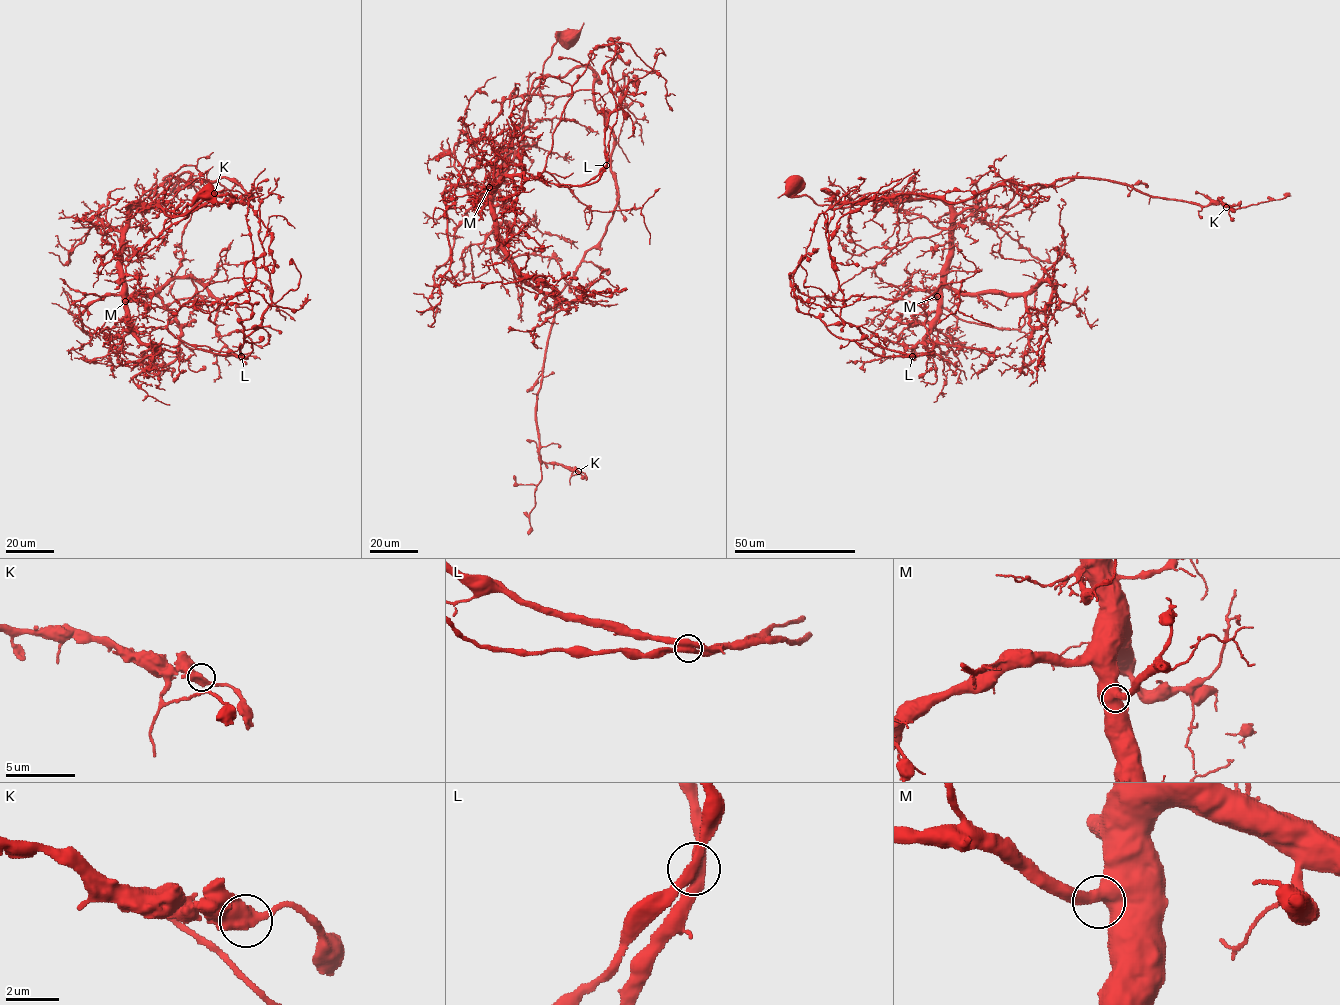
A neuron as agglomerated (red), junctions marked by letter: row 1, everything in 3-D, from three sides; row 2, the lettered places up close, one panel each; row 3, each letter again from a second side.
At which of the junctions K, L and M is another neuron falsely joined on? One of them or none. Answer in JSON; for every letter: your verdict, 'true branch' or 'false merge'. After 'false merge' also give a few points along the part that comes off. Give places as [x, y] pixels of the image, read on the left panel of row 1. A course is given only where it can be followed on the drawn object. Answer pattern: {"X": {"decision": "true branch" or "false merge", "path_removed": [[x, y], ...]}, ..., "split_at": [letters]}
{"K": {"decision": "true branch"}, "L": {"decision": "true branch"}, "M": {"decision": "true branch"}, "split_at": []}

